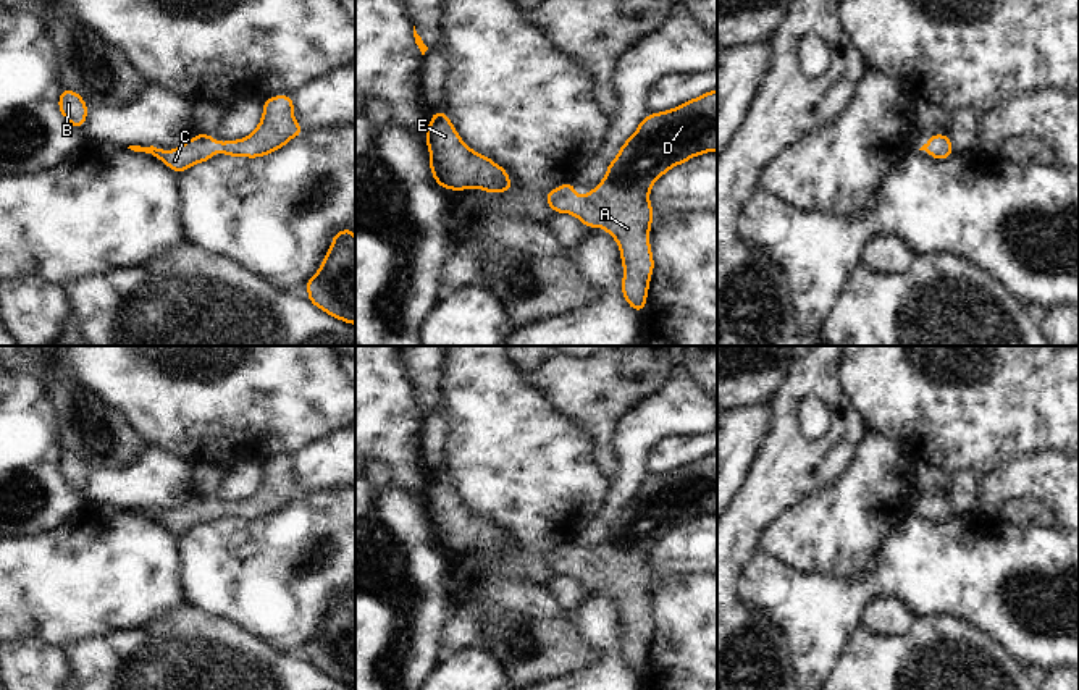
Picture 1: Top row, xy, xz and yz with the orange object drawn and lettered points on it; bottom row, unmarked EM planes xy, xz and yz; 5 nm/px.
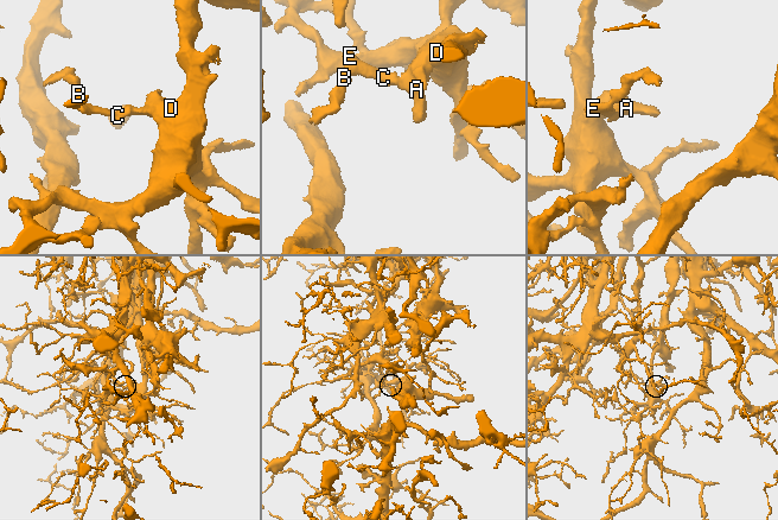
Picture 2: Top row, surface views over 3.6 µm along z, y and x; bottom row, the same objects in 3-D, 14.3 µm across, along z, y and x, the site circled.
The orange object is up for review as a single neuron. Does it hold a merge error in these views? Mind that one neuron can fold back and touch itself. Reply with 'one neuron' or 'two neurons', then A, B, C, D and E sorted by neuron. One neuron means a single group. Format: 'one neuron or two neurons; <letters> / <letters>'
one neuron; A B C D E

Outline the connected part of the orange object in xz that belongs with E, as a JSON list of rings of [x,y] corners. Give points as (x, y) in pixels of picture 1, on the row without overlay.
[[[443,472],[433,475],[425,501],[433,541],[443,551],[477,549],[491,556],[512,551],[509,535],[489,519],[472,512]]]

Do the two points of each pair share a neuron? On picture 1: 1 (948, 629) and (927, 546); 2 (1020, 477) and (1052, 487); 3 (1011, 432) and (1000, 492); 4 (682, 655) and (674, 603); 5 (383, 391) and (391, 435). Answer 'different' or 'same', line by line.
1: different
2: same
3: different
4: same
5: same

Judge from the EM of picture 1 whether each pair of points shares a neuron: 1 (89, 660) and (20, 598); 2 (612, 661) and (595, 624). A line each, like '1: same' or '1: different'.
1: different
2: same

